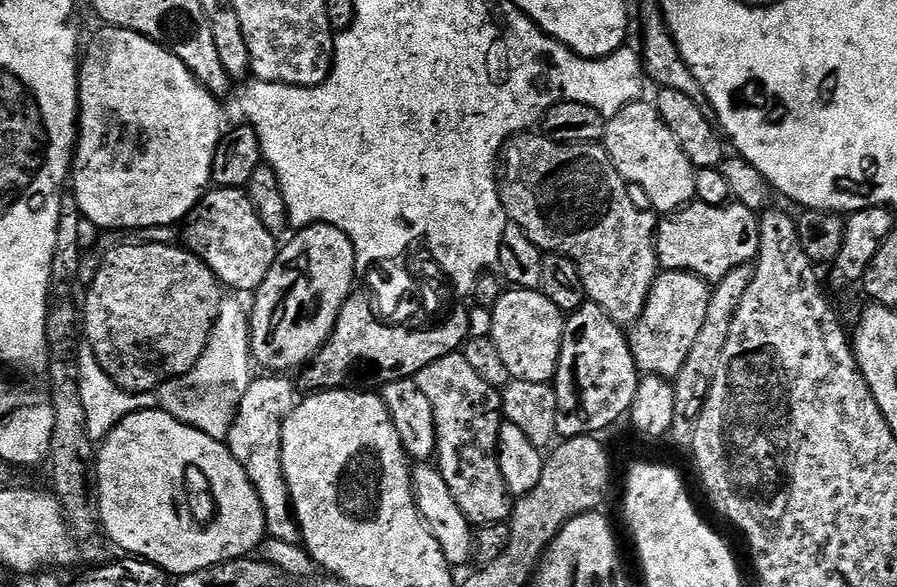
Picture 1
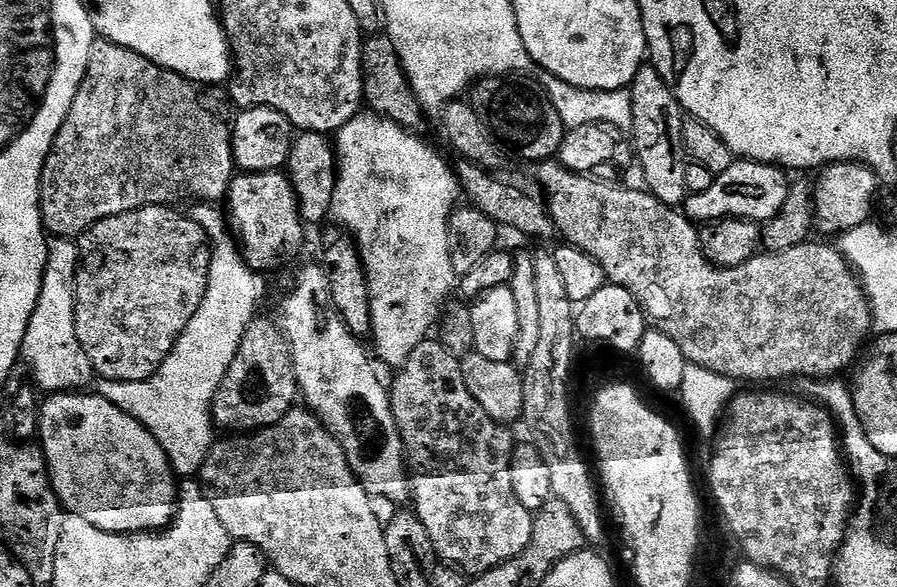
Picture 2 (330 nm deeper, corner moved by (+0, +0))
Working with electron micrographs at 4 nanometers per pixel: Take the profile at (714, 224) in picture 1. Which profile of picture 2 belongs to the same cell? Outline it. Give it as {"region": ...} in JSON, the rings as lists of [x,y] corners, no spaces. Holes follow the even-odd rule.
{"region":[[[754,160],[733,162],[725,173],[717,175],[704,193],[689,195],[682,211],[692,220],[715,222],[717,220],[750,220],[767,222],[775,218],[788,200],[789,173],[775,164],[757,164]]]}

